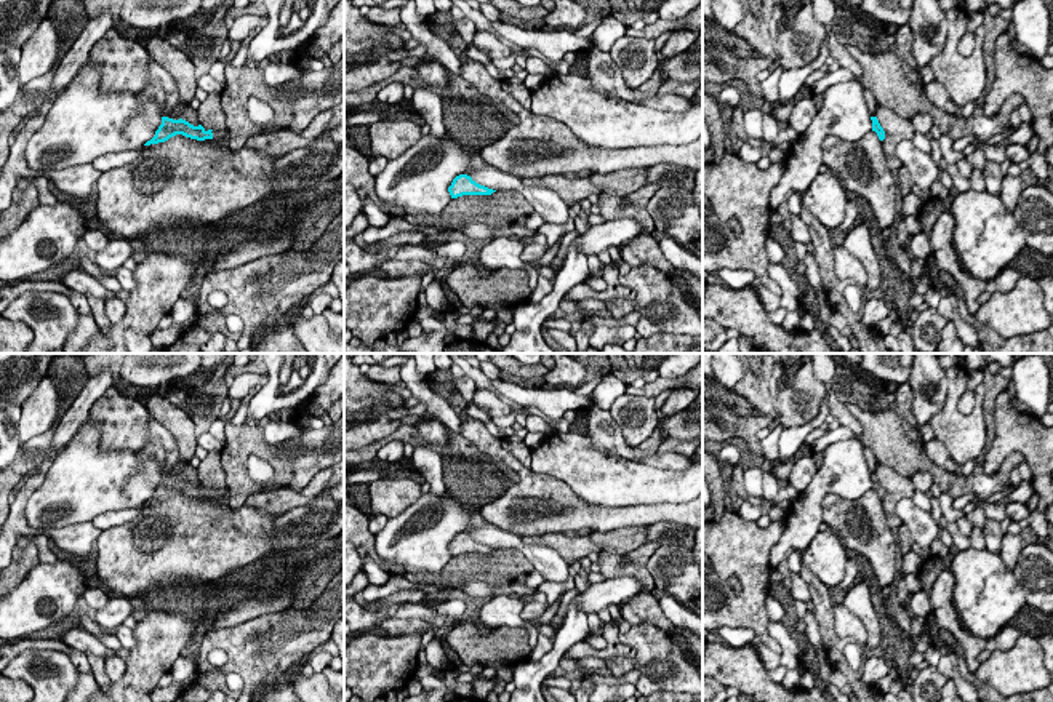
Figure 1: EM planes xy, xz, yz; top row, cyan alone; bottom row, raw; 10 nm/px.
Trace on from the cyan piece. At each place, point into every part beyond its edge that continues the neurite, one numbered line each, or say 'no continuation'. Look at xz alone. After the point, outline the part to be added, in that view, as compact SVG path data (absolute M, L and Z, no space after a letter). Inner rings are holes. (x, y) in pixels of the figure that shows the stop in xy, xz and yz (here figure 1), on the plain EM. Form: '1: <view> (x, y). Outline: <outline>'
no continuation

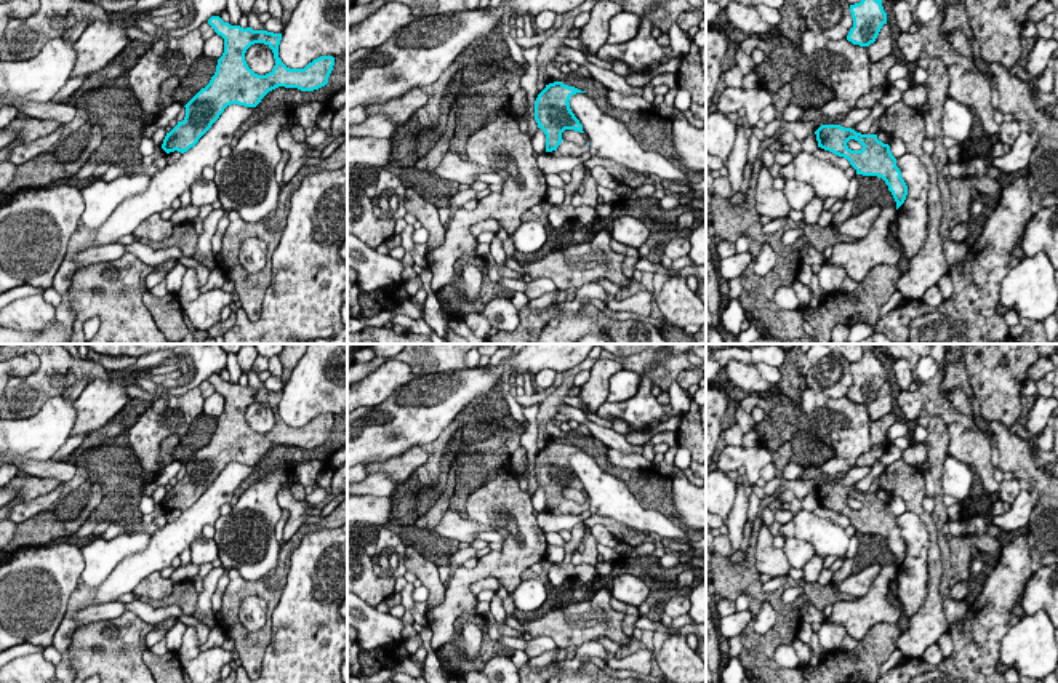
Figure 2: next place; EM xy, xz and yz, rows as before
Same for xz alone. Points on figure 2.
1: xz (565, 507). Outline: M584 491L583 494L586 497L583 504L576 504L573 501L562 499L555 509L546 510L546 512L554 513L554 515L581 515L589 510L589 504L587 504L589 497Z

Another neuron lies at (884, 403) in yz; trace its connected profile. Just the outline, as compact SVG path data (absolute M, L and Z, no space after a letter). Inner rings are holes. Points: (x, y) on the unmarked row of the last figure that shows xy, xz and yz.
M890 381L884 382L876 400L871 401L868 406L869 419L877 421L882 416L888 414L895 408L895 387Z

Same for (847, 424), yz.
M807 387L800 393L805 419L802 425L818 433L826 433L836 449L852 469L856 459L871 449L869 413L866 405L853 403L847 397L831 398L823 392Z

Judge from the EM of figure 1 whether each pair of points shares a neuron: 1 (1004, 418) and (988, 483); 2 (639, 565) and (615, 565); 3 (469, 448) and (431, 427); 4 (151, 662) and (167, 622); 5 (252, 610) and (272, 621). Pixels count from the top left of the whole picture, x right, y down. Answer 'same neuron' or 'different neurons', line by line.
1: different neurons
2: same neuron
3: different neurons
4: same neuron
5: different neurons

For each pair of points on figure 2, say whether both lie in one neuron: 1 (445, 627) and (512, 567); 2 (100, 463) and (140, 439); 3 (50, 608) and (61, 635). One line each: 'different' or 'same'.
1: same
2: different
3: different

